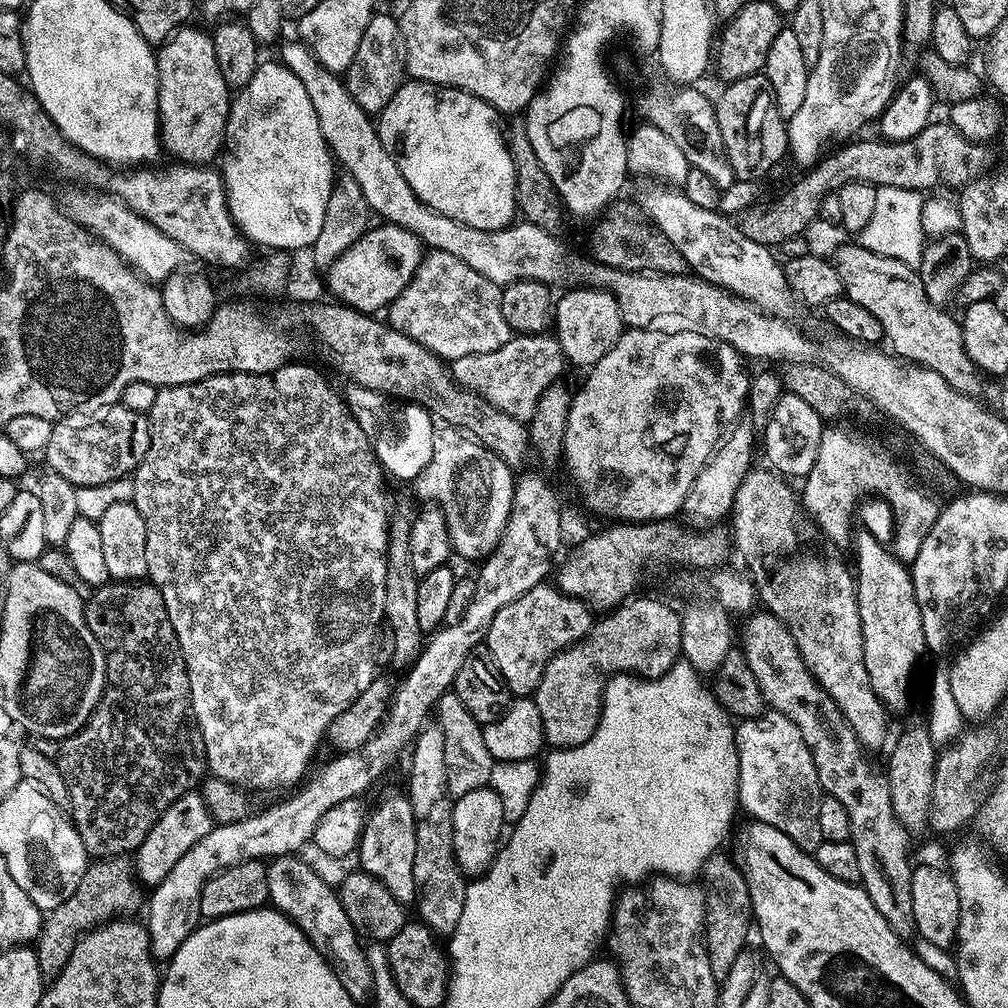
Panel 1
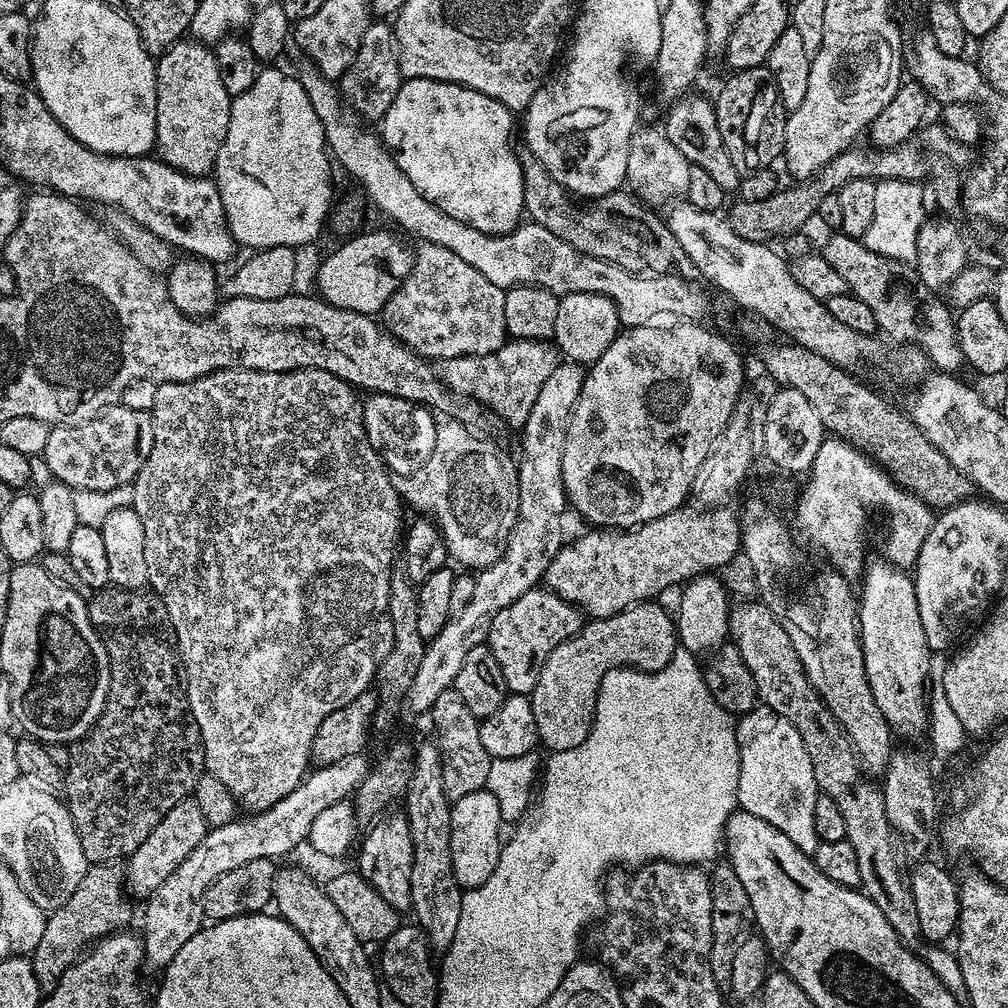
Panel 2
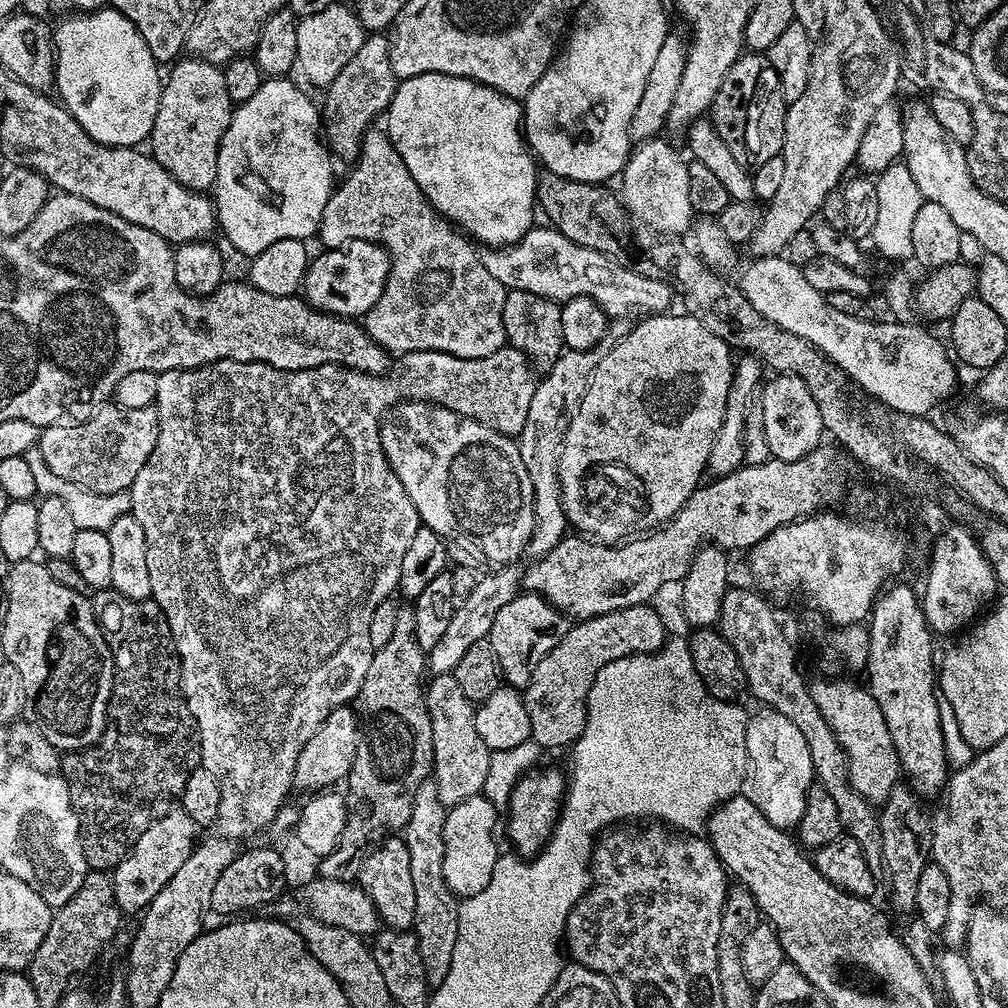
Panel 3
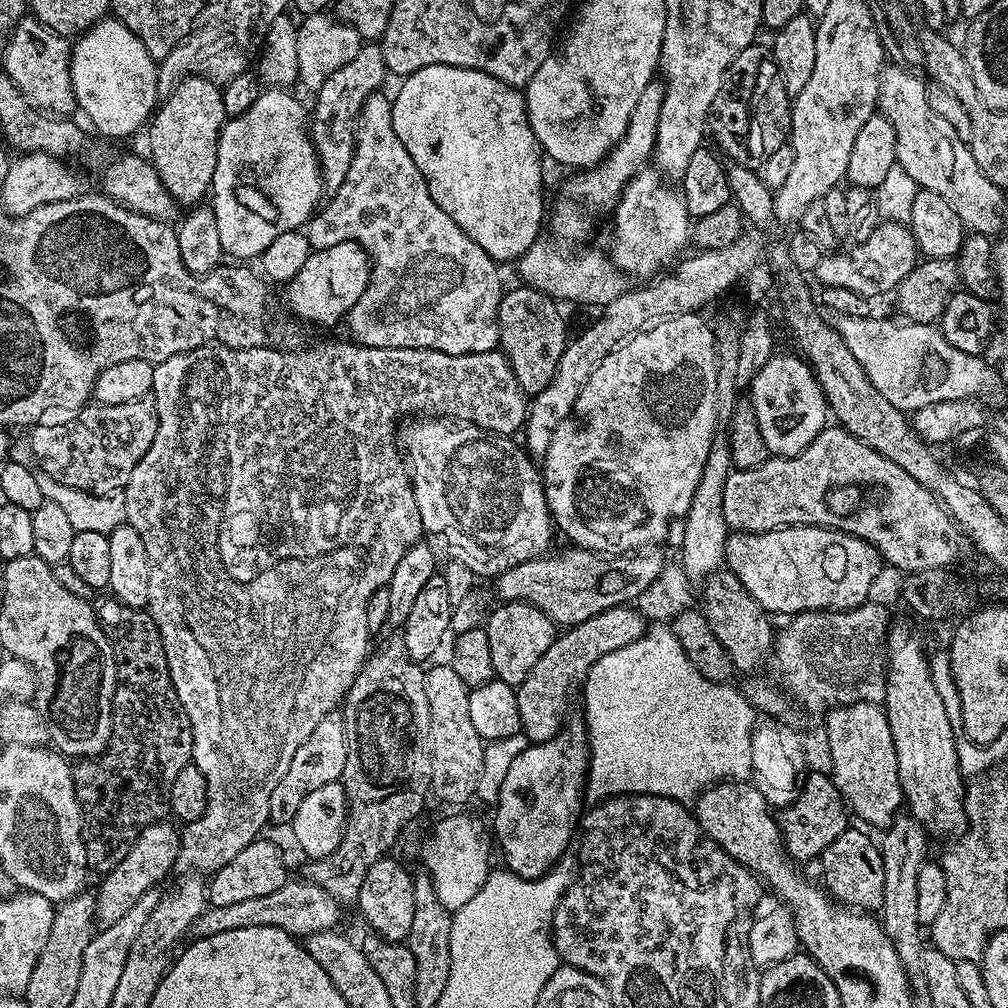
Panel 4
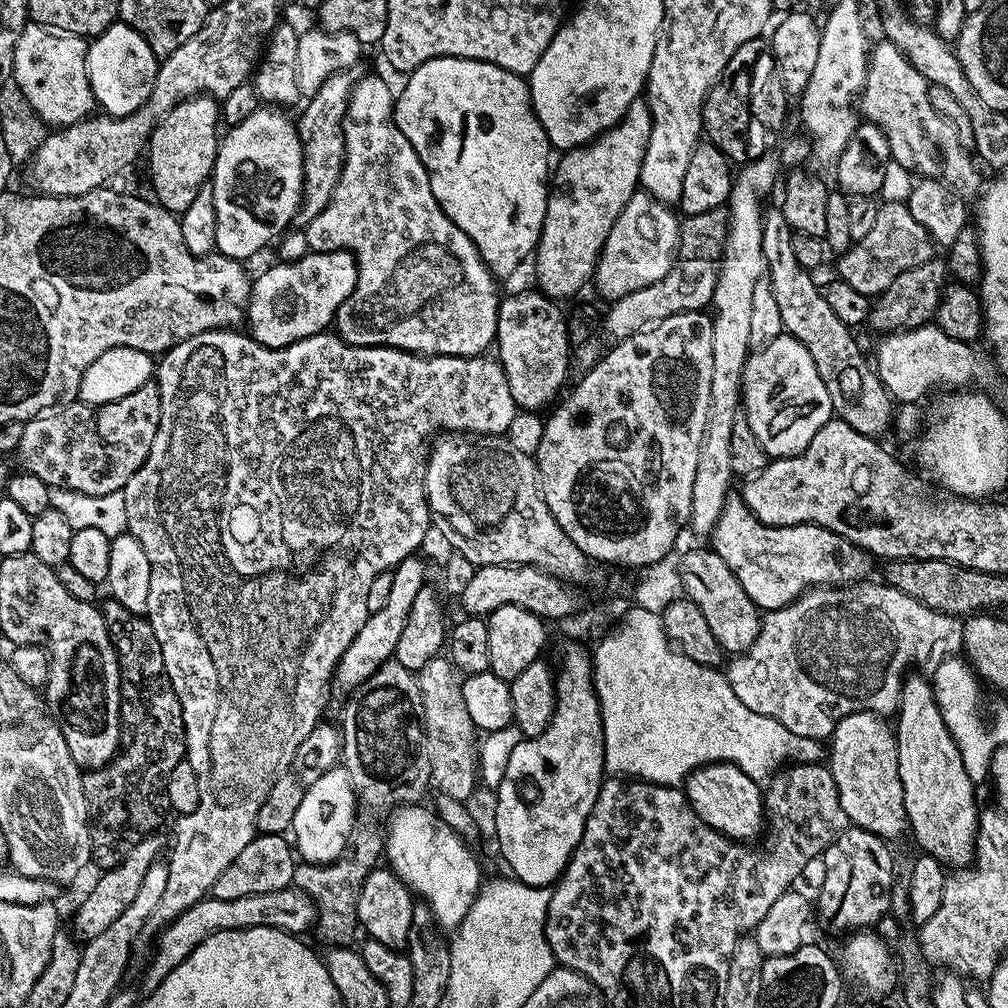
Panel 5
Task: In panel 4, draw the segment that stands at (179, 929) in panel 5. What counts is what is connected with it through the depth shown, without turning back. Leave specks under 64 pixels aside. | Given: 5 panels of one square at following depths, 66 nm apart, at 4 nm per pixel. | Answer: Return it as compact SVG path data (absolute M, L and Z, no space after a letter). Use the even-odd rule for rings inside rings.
M290 878L274 894L261 894L243 902L234 902L234 906L205 907L204 913L196 917L194 932L197 937L213 936L226 930L242 930L246 926L270 926L297 938L307 938L316 932L335 929L340 920L341 909L332 895L322 886L311 884L303 878Z

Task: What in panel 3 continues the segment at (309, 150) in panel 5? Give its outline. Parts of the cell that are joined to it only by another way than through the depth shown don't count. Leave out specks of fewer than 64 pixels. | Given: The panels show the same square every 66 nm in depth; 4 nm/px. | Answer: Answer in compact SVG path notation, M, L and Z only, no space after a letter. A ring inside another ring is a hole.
M365 35L358 54L354 54L354 58L350 58L350 62L342 66L342 74L338 74L338 78L334 78L334 82L330 82L330 86L323 93L322 136L329 153L337 161L345 160L348 166L352 166L359 160L364 133L375 121L372 120L375 116L383 117L387 113L388 104L396 93L397 83L394 66L390 66L387 35Z

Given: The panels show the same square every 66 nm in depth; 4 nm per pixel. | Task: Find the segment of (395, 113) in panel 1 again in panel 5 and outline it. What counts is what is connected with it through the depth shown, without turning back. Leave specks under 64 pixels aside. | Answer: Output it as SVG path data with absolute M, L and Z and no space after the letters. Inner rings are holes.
M443 56L442 58L434 58L430 62L422 62L422 66L418 66L413 72L407 73L405 80L408 81L405 82L404 89L401 92L399 89L396 96L396 125L398 130L402 130L402 134L406 134L406 138L410 138L410 146L414 146L418 158L422 158L428 171L430 190L434 194L434 198L440 204L443 212L454 222L454 226L458 226L458 230L462 230L466 234L466 238L470 238L470 242L474 242L474 246L489 272L500 277L518 271L520 263L527 256L529 259L529 256L535 253L538 233L544 225L546 193L550 188L550 164L548 168L550 145L546 138L546 130L542 130L542 122L538 122L538 118L534 114L532 95L528 89L527 79L506 70L502 66L494 66L490 62L467 60L457 56Z

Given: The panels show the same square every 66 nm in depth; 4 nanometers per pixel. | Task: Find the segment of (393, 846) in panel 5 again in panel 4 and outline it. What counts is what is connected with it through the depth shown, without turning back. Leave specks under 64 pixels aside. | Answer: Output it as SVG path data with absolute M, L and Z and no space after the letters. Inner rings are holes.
M448 816L438 821L424 848L424 864L442 906L449 910L466 906L466 902L482 890L490 871L488 840L484 837L483 826L468 816Z

